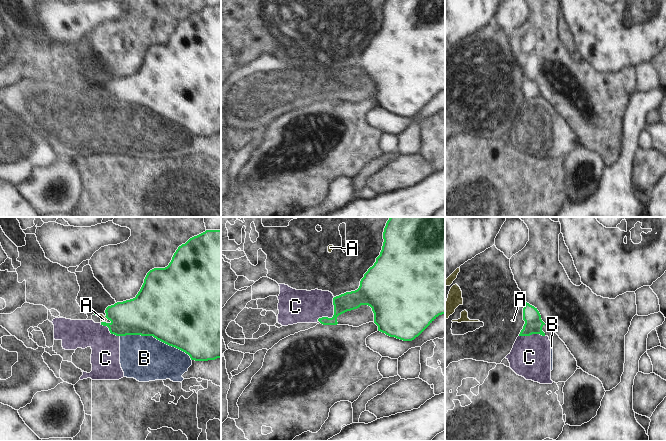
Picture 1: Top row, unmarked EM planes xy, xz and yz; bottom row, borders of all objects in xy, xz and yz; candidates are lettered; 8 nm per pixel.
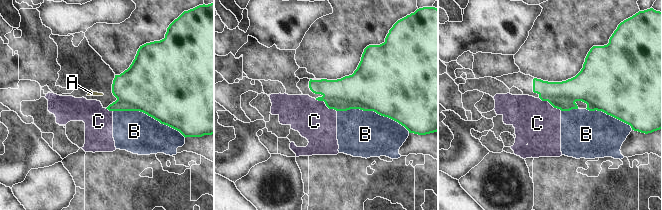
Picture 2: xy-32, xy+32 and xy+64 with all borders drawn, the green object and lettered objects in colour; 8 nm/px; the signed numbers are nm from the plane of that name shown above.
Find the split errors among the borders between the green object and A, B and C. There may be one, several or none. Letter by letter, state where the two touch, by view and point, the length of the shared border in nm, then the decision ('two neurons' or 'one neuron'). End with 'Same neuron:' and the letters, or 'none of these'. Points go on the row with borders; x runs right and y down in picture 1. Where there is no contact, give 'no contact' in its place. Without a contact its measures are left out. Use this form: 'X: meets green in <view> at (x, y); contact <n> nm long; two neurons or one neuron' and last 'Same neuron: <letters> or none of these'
A: meets green in xy at (103, 322); contact 40 nm long; two neurons
B: meets green in xy at (157, 339); contact 600 nm long; two neurons
C: meets green in xz at (334, 314); contact 240 nm long; two neurons
Same neuron: none of these

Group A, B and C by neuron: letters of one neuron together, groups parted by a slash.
A / B C

